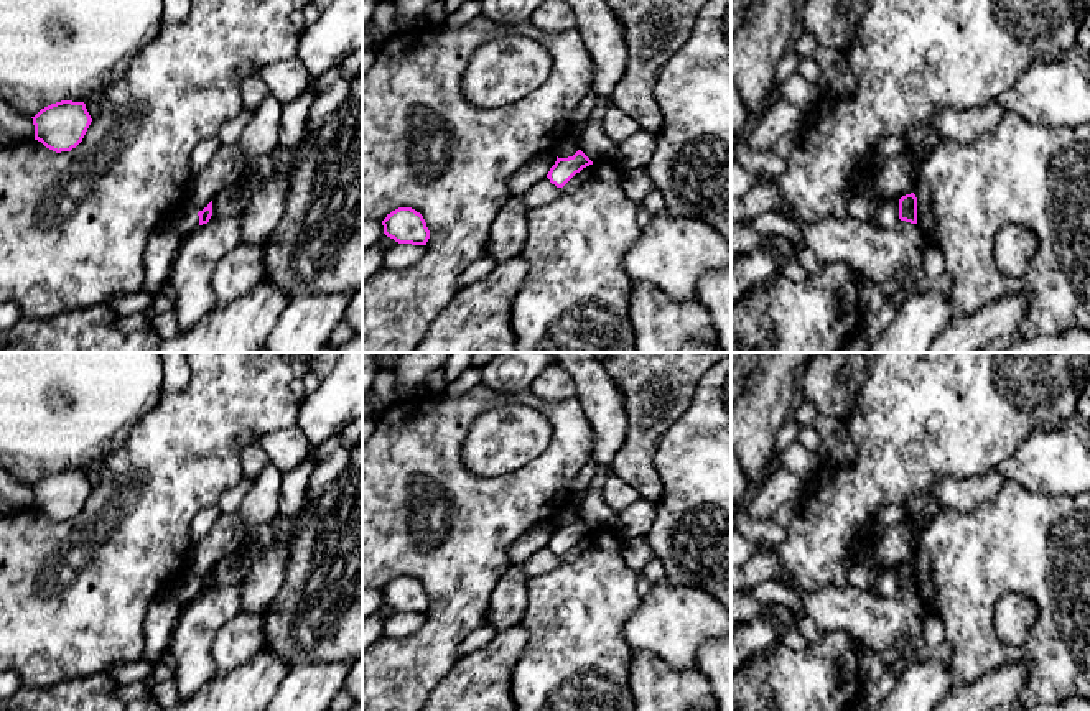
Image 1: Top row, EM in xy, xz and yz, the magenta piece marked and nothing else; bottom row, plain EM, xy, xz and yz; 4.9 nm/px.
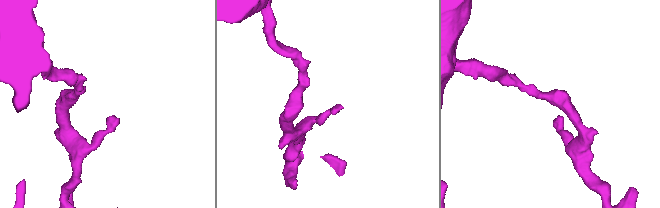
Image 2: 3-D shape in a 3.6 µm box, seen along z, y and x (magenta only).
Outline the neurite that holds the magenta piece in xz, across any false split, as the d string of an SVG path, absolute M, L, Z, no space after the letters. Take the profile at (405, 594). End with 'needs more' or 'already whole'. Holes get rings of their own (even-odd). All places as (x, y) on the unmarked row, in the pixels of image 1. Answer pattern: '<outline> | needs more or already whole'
M398 576L382 589L384 602L398 612L426 614L430 599L420 581Z | already whole

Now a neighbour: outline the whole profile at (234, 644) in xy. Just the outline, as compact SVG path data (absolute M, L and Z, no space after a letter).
M240 612L217 630L212 644L214 676L221 678L249 662L265 644L263 614Z

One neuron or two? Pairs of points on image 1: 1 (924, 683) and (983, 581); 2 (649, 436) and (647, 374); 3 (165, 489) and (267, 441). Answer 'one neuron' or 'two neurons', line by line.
1: two neurons
2: one neuron
3: two neurons

